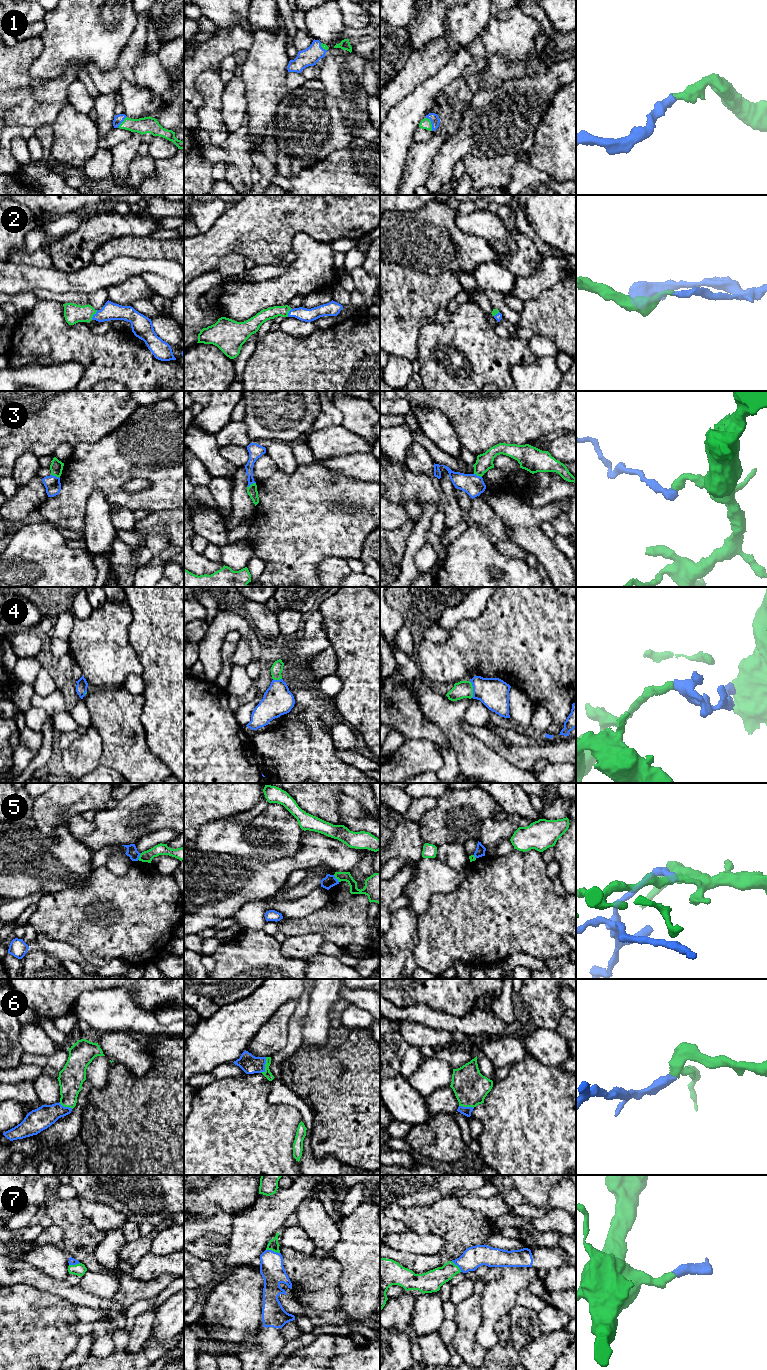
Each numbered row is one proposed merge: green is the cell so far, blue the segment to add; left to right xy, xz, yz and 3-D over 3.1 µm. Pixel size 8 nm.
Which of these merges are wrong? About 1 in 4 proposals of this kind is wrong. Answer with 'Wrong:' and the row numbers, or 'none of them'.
Wrong: 3, 5

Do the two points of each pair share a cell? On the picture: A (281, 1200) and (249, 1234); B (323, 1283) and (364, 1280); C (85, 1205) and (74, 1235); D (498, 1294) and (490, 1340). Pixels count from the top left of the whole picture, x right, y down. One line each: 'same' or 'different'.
A: same
B: different
C: different
D: same

